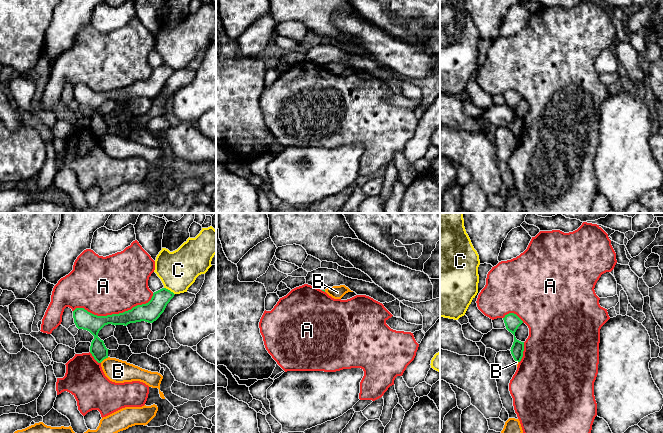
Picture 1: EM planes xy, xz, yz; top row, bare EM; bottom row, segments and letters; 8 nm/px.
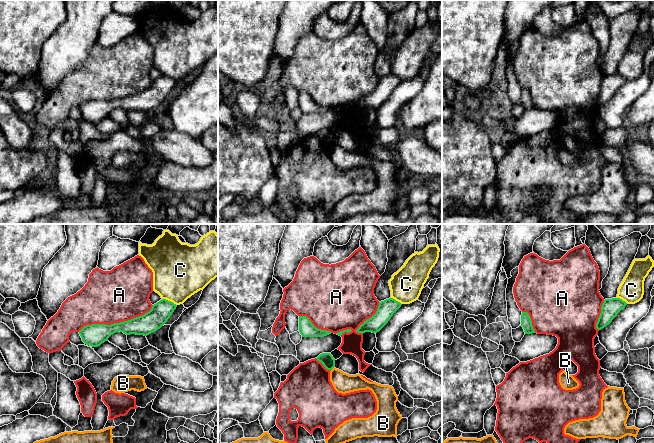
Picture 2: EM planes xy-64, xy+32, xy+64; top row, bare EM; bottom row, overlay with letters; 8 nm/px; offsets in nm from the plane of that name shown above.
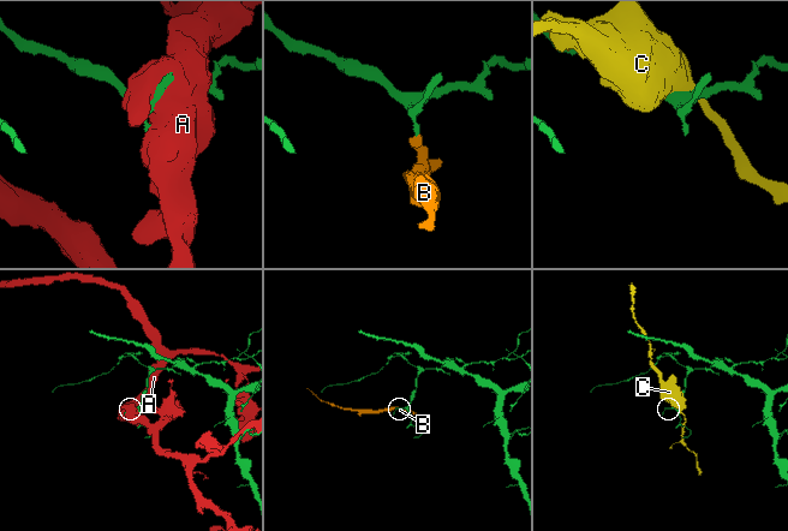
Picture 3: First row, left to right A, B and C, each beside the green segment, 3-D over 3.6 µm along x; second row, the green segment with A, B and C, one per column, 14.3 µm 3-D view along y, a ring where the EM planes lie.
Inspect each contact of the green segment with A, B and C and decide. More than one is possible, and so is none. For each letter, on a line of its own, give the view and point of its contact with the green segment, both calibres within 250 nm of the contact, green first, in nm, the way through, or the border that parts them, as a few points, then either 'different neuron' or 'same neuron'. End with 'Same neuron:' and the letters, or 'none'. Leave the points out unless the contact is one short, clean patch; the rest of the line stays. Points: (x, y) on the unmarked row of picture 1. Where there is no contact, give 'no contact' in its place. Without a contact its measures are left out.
A: meets green in xy at (114, 90); 150 nm thick on the green side, 460 nm on the other; different neuron
B: meets green in xy at (104, 134); 130 nm thick on the green side, 190 nm on the other; border along xy (108, 133), (100, 138); different neuron
C: meets green in xy at (169, 66); 160 nm thick on the green side, 320 nm on the other; different neuron
Same neuron: none

